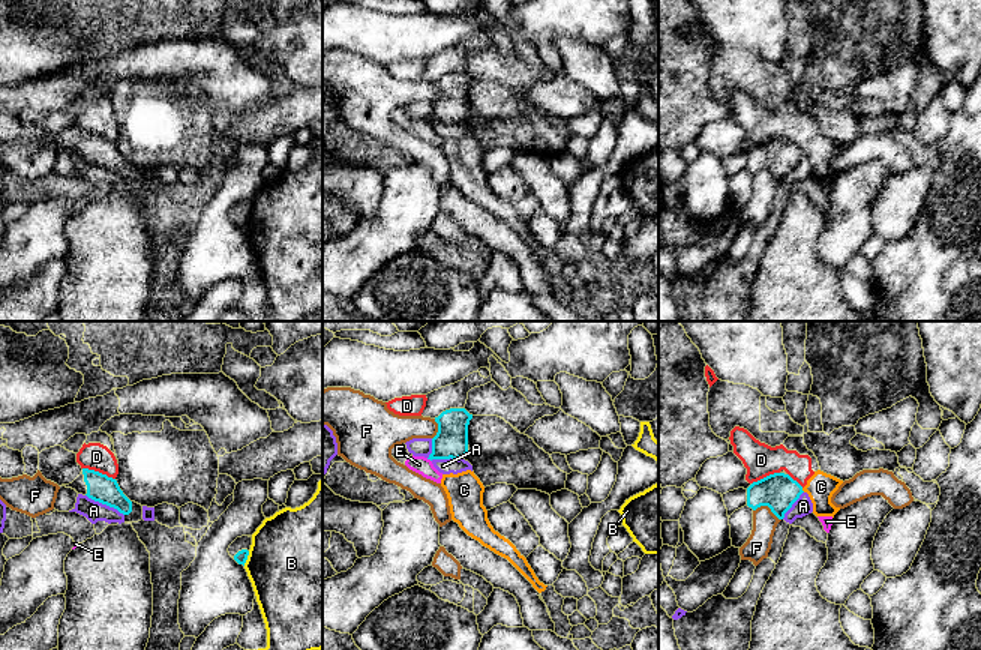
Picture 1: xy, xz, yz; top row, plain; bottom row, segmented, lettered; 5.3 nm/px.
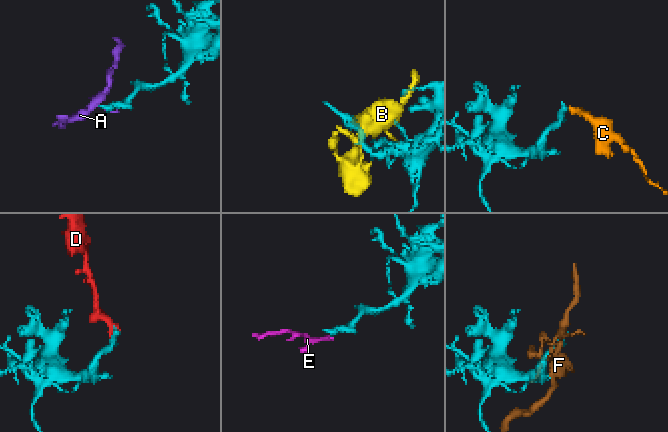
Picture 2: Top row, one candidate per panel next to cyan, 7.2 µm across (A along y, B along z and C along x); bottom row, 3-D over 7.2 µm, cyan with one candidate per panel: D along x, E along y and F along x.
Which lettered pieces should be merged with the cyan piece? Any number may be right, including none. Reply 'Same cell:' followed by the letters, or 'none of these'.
Same cell: C

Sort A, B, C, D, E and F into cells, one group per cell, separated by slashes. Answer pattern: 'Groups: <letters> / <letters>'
Groups: A / B / C / D / E / F

